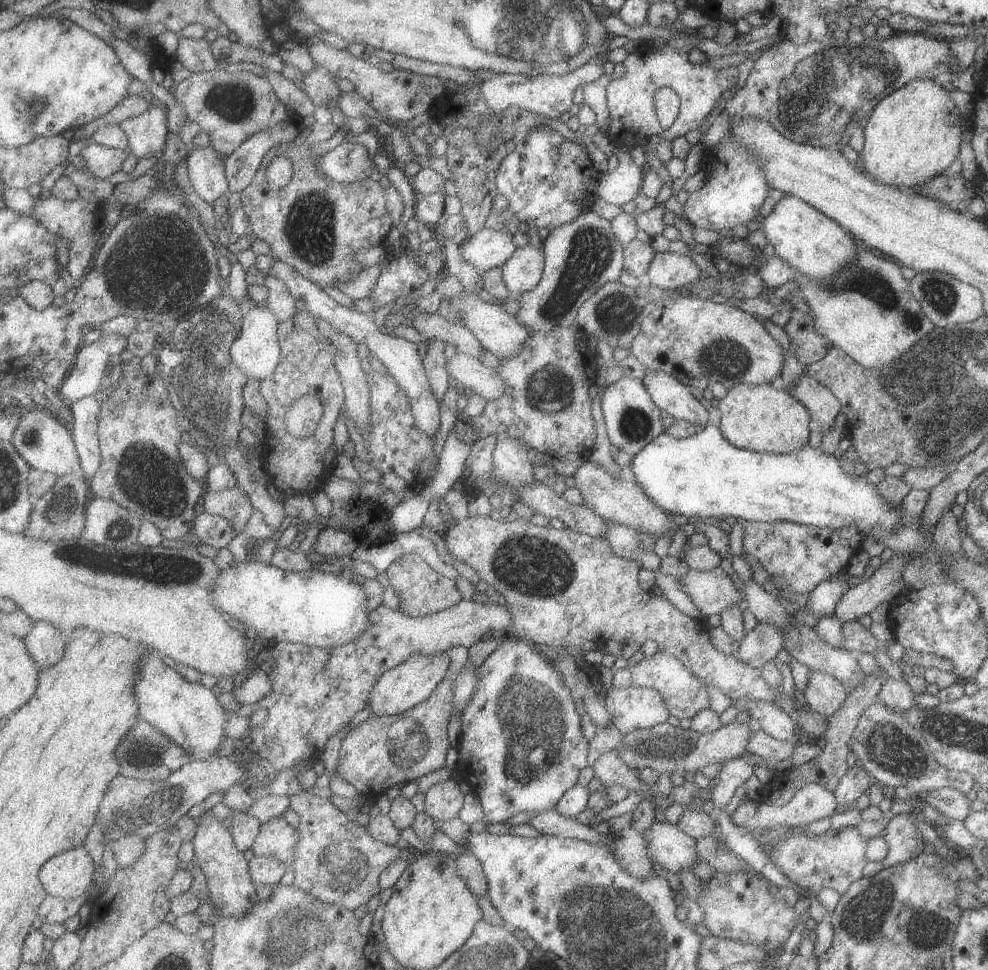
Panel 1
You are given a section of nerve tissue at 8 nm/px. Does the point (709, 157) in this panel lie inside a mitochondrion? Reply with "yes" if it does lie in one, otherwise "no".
no

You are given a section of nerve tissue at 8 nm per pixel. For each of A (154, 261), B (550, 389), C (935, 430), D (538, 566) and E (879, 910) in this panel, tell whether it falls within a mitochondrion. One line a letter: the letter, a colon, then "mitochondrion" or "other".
A: mitochondrion
B: mitochondrion
C: mitochondrion
D: mitochondrion
E: mitochondrion

